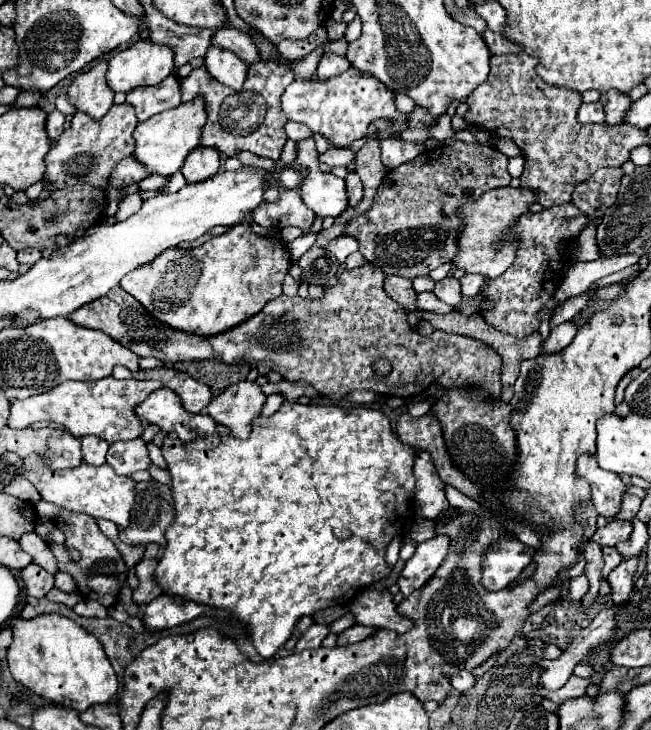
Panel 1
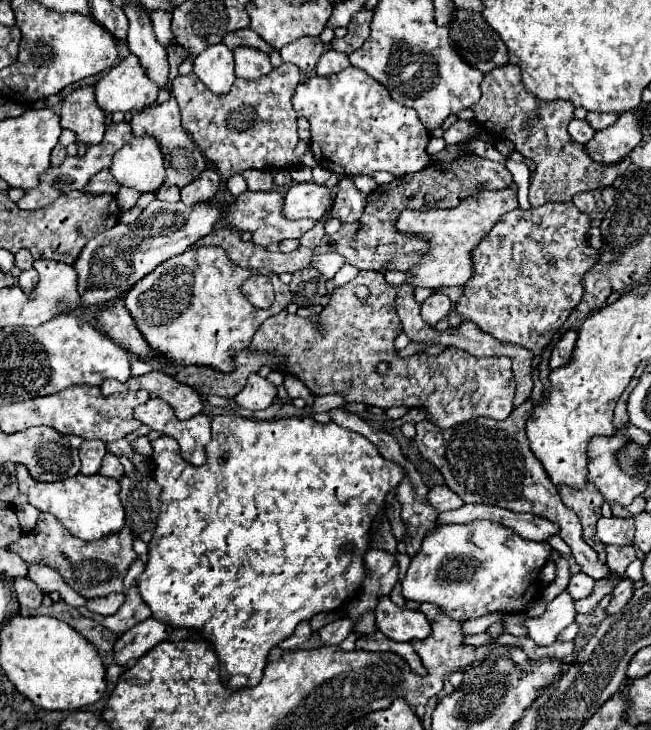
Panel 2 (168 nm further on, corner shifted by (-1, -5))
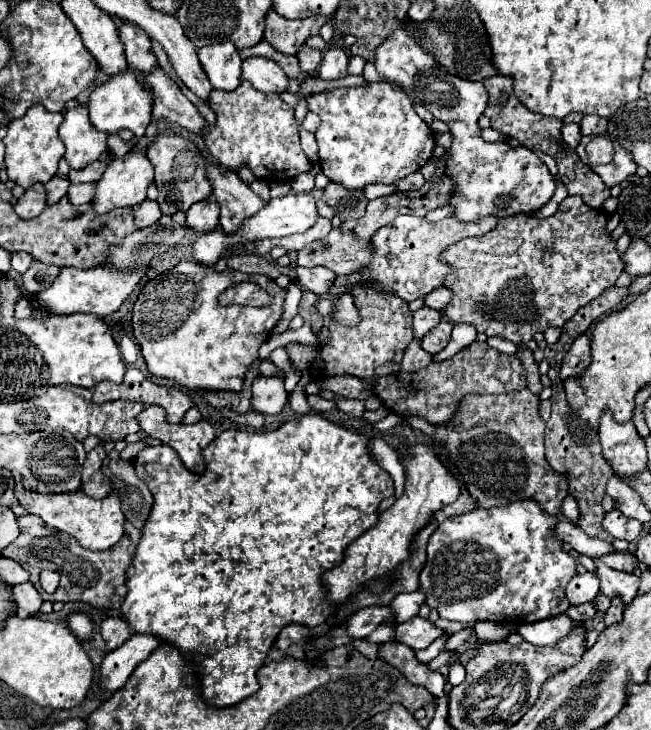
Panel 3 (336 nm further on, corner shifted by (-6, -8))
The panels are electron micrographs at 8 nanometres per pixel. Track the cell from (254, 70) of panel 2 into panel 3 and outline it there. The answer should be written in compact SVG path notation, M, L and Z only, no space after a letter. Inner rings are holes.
M249 58L243 60L243 74L245 80L253 84L253 88L261 92L285 92L287 90L287 76L285 72L271 60L265 58Z

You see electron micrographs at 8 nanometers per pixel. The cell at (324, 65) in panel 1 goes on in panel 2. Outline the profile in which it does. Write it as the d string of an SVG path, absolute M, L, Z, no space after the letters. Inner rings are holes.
M328 49L328 51L320 57L320 61L318 61L318 65L316 65L316 73L318 73L320 77L326 77L326 75L332 75L332 73L340 73L340 71L344 71L346 67L350 67L348 57L346 57L344 53L338 53L338 51L334 51L334 49Z

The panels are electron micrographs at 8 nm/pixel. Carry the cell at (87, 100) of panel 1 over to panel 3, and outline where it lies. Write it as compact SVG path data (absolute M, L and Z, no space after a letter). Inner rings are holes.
M79 104L65 110L65 122L59 128L59 136L65 142L65 158L71 168L85 168L107 152L109 134L93 128L87 116L87 104Z

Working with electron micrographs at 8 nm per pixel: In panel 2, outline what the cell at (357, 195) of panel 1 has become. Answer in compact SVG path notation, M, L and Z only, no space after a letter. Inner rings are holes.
M342 177L338 181L338 195L336 195L336 201L334 201L332 217L340 219L342 223L354 223L354 221L360 219L364 205L366 205L366 199L356 189L354 181L350 177Z

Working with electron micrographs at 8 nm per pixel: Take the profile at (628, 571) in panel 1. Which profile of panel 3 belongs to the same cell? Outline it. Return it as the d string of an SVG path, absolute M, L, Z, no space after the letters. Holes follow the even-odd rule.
M621 598L611 600L611 606L609 606L609 610L605 612L605 624L611 626L611 624L615 624L615 622L621 622L621 620L623 620L623 608L625 608L625 604L623 604Z

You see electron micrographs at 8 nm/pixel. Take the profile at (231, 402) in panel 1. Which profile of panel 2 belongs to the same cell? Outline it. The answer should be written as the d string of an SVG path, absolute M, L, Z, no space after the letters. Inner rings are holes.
M254 373L252 377L248 377L244 391L240 391L234 397L234 401L244 409L258 411L258 409L268 409L270 405L274 405L276 397L278 397L276 387L266 377L260 377L258 373Z

